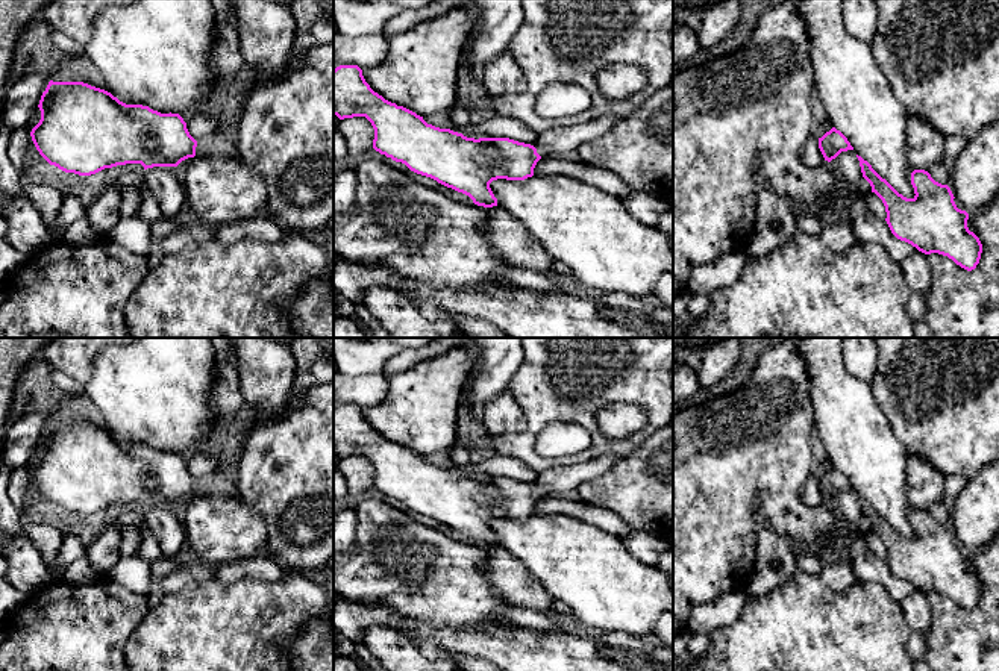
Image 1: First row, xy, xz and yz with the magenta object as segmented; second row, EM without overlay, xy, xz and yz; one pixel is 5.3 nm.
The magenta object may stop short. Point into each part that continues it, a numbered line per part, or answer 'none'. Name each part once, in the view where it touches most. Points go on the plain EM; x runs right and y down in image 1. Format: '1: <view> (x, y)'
1: xy (223, 482)

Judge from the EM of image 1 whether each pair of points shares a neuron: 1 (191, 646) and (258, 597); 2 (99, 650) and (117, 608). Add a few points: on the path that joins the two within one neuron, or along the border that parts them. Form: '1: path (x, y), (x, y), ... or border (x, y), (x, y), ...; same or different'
1: path (208, 646), (241, 614); same
2: path (99, 639), (99, 626), (106, 618); same

